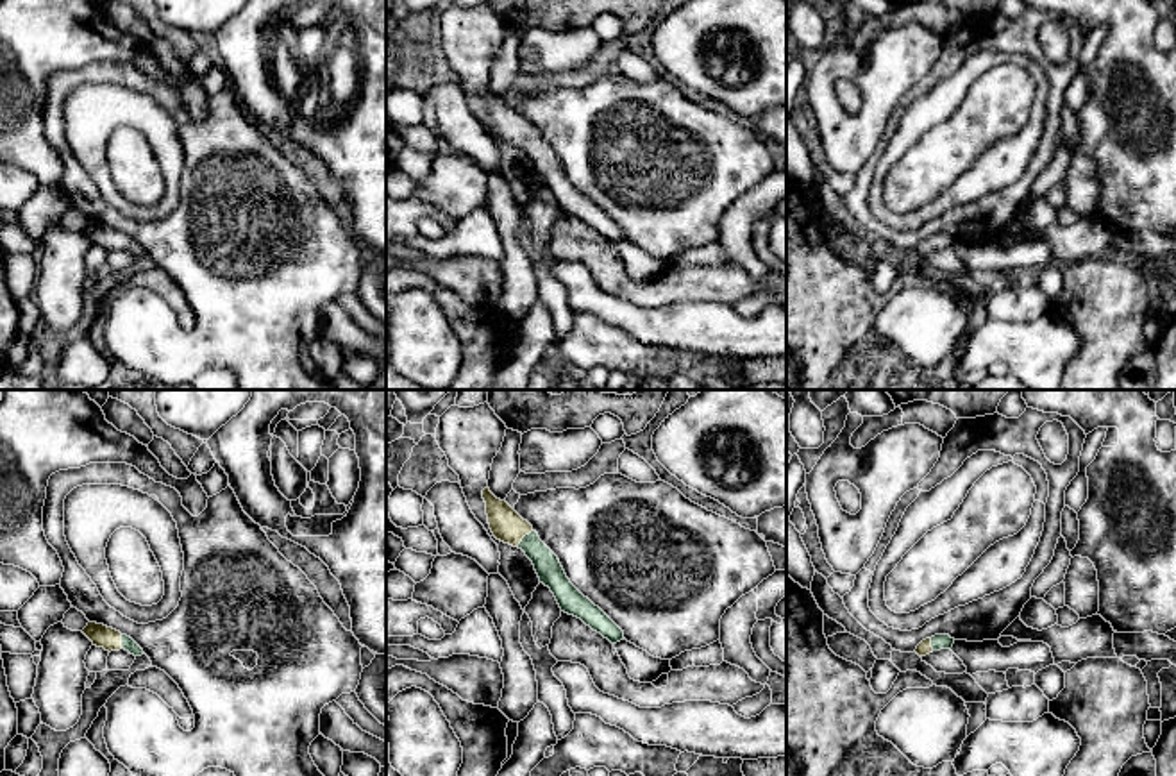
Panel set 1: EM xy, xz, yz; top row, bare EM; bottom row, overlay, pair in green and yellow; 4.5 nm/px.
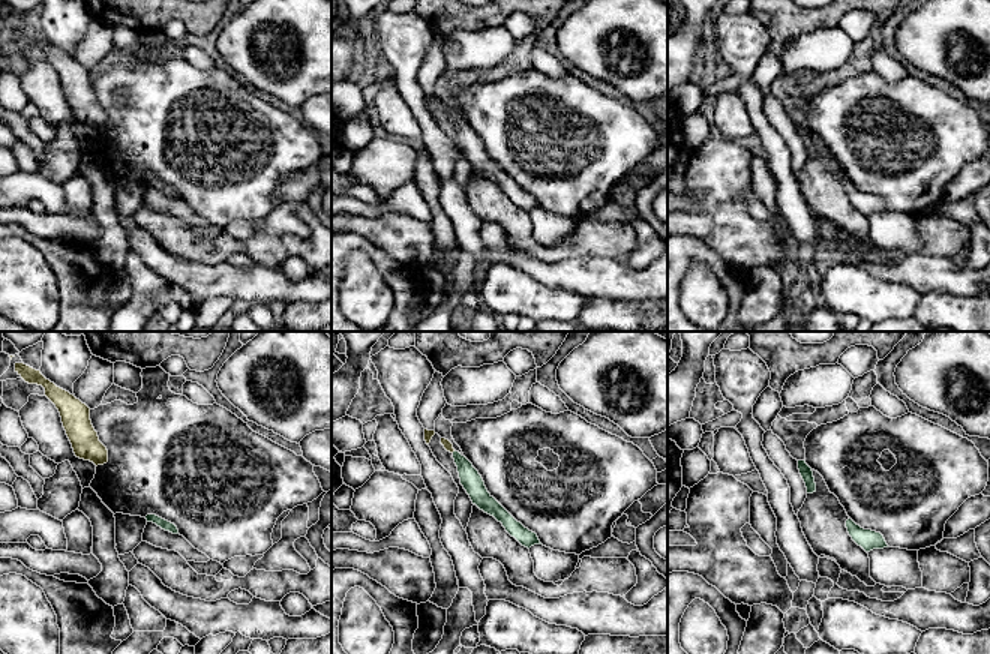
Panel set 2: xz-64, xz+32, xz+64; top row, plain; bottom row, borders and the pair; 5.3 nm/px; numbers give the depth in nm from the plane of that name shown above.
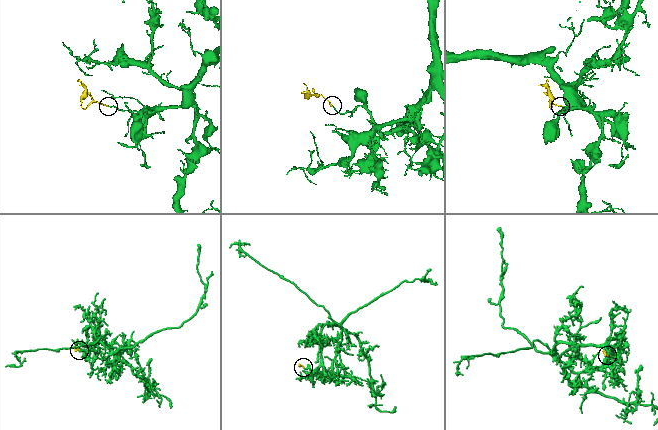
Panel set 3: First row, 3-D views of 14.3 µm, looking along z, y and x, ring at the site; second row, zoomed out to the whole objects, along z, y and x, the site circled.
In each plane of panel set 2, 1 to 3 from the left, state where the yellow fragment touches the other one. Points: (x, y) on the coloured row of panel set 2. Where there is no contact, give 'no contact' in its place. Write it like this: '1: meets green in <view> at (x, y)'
1: no contact
2: no contact
3: no contact

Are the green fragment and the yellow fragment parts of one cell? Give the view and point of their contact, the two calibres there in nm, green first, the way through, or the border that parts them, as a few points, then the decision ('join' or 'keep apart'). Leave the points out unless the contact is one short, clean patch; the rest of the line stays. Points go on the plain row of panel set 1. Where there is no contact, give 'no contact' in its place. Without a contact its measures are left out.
meets green in xz at (522, 138); 120 nm thick on the green side, 150 nm on the other; runs through xz (547, 165), (522, 138), (506, 124); join

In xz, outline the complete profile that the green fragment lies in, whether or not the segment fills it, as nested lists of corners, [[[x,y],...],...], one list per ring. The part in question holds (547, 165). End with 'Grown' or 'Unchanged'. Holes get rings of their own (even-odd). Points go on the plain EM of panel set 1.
[[[488,86],[483,89],[483,98],[493,136],[525,152],[540,182],[550,188],[561,211],[581,218],[611,243],[624,240],[624,231],[570,182],[558,156],[540,139],[533,125],[506,100],[497,98]]]. Grown

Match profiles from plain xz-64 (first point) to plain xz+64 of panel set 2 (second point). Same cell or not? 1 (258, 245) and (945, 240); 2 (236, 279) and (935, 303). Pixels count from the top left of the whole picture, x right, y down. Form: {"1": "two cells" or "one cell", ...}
{"1": "one cell", "2": "two cells"}

